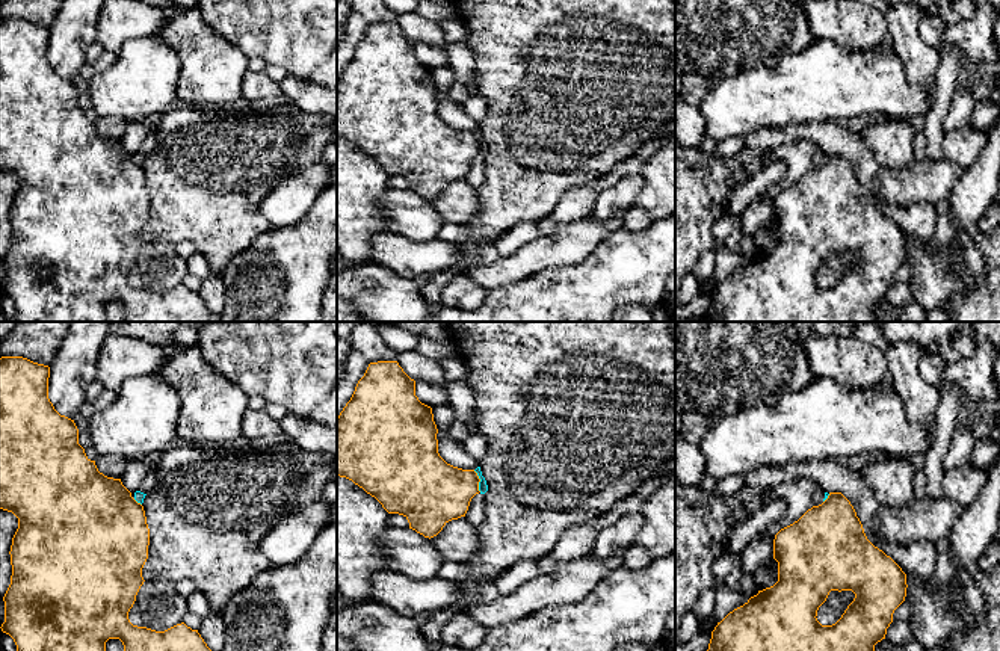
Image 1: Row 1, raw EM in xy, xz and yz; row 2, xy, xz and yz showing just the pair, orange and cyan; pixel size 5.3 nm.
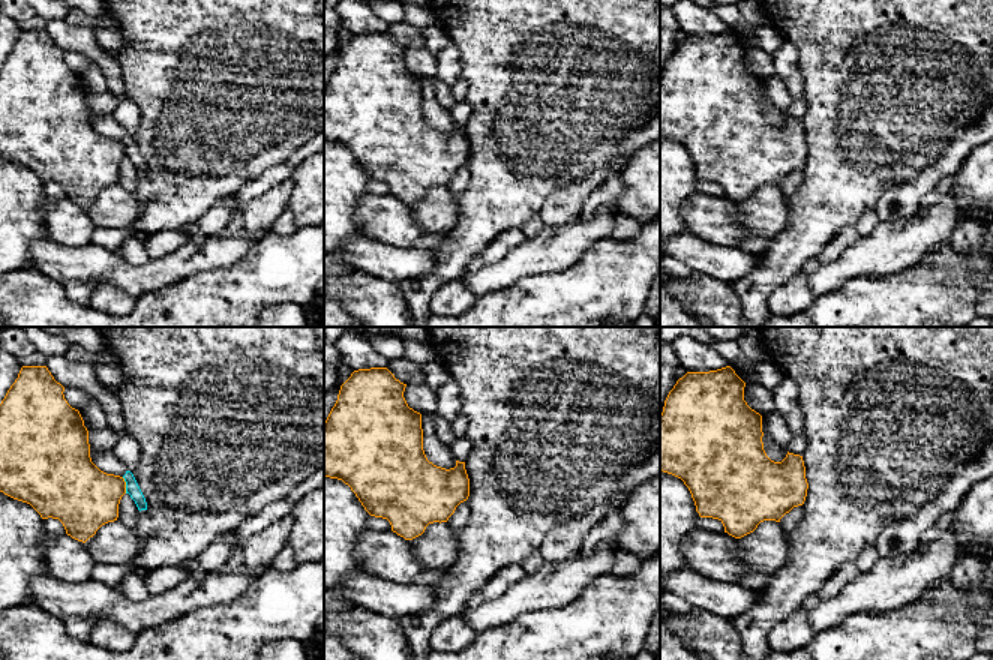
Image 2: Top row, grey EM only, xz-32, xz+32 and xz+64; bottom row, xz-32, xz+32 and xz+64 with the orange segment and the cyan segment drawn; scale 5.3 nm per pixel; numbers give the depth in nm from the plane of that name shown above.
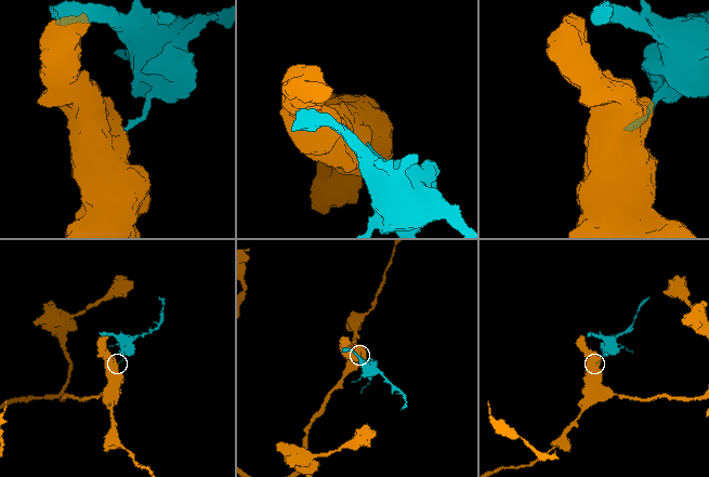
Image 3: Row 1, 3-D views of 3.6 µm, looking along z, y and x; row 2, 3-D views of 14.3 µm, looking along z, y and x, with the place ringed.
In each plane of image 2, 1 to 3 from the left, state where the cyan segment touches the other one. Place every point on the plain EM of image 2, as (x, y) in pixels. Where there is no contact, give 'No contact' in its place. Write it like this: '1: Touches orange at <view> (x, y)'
1: Touches orange at xz-32 (125, 149)
2: No contact
3: No contact

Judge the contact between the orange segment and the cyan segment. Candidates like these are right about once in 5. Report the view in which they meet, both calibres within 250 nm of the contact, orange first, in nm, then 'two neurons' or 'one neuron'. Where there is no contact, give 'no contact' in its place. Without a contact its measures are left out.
xz | 340/50 nm | two neurons

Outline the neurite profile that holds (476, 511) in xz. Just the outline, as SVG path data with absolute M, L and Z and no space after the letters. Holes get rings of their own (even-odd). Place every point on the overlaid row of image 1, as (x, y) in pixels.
M476 494L468 506L468 511L464 518L467 518L471 524L477 526L483 521L486 514L486 504L483 494Z

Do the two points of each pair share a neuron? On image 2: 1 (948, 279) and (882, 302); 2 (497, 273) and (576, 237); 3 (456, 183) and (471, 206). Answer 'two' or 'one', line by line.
1: one
2: one
3: two

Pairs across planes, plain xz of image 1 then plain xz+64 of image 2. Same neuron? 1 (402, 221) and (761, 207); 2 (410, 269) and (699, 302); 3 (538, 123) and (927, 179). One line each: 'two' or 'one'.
1: two
2: two
3: two

